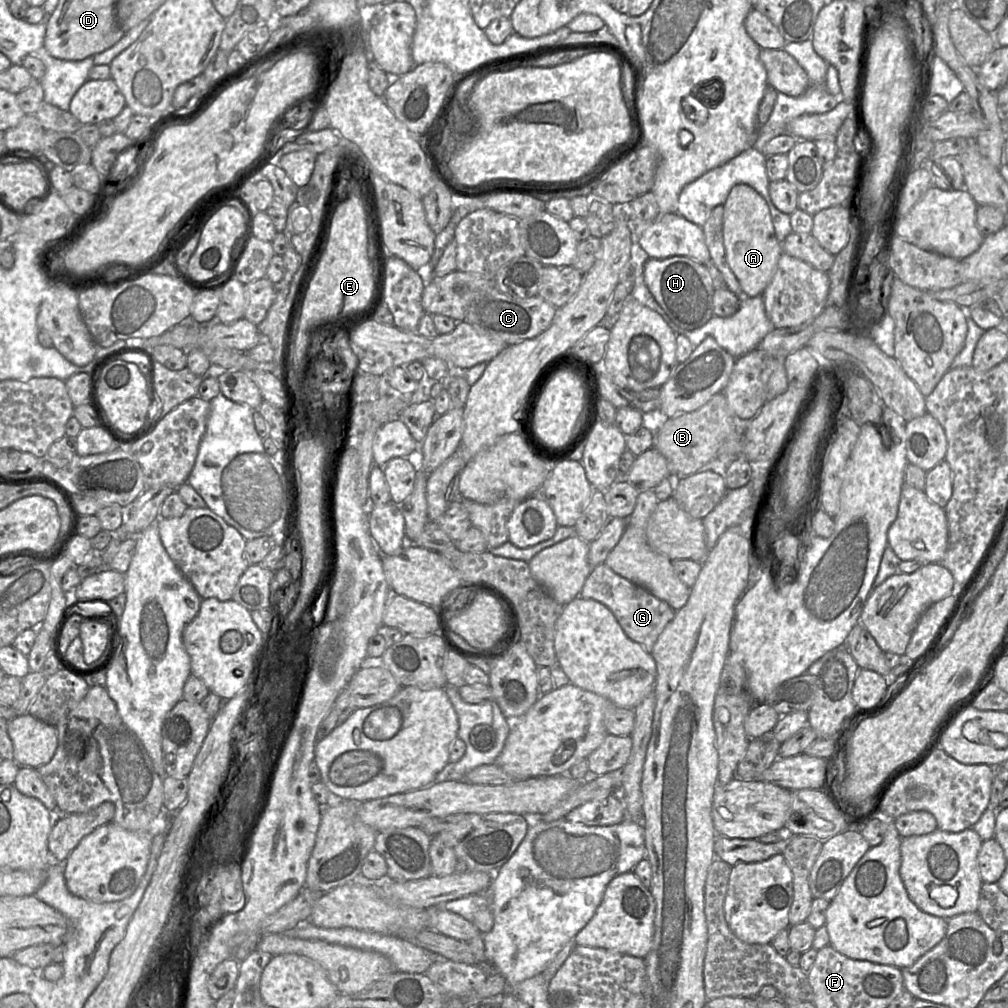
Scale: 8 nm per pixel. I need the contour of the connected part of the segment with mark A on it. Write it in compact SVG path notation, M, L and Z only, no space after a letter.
M737 184L731 189L723 207L726 261L740 283L743 296L760 296L771 283L780 256L783 254L781 243L775 234L769 208L762 196L745 184Z

